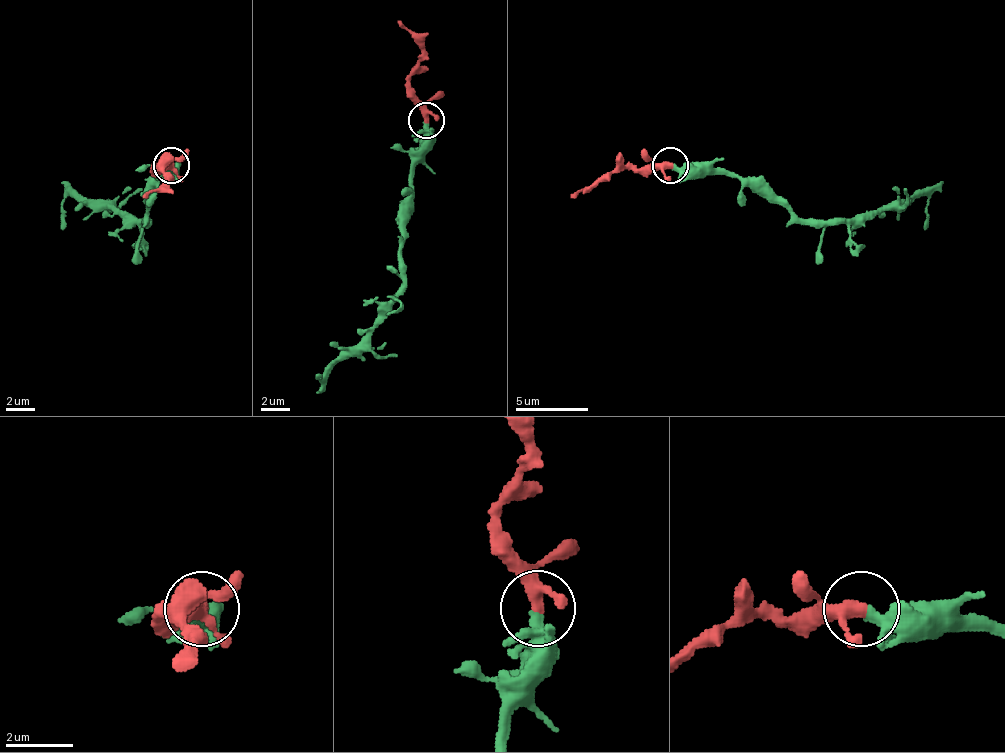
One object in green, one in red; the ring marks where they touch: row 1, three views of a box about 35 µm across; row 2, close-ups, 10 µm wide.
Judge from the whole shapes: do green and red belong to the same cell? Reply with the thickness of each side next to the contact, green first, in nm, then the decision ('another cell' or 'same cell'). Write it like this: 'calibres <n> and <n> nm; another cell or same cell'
calibres 280 and 320 nm; same cell

